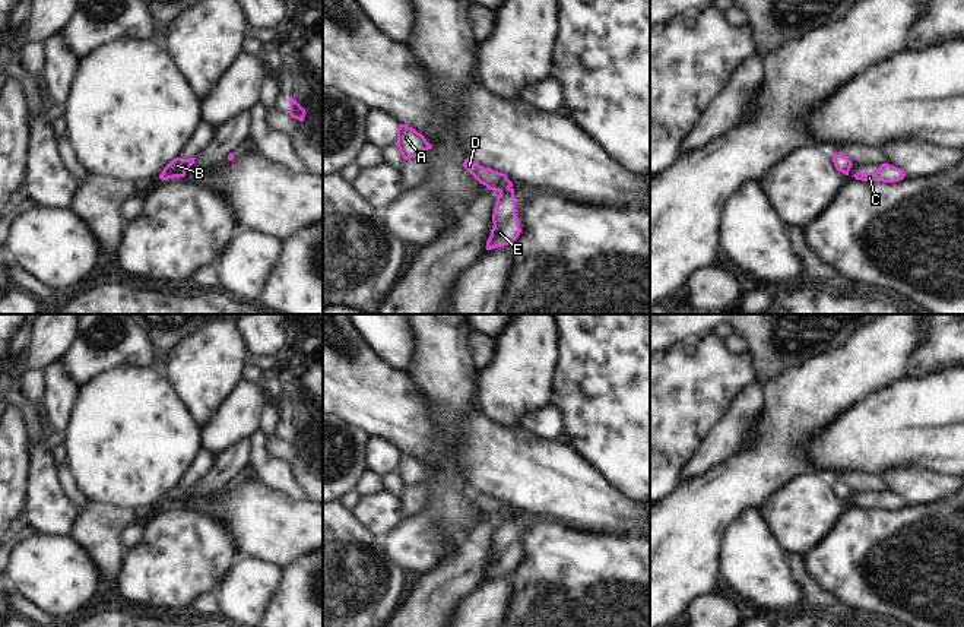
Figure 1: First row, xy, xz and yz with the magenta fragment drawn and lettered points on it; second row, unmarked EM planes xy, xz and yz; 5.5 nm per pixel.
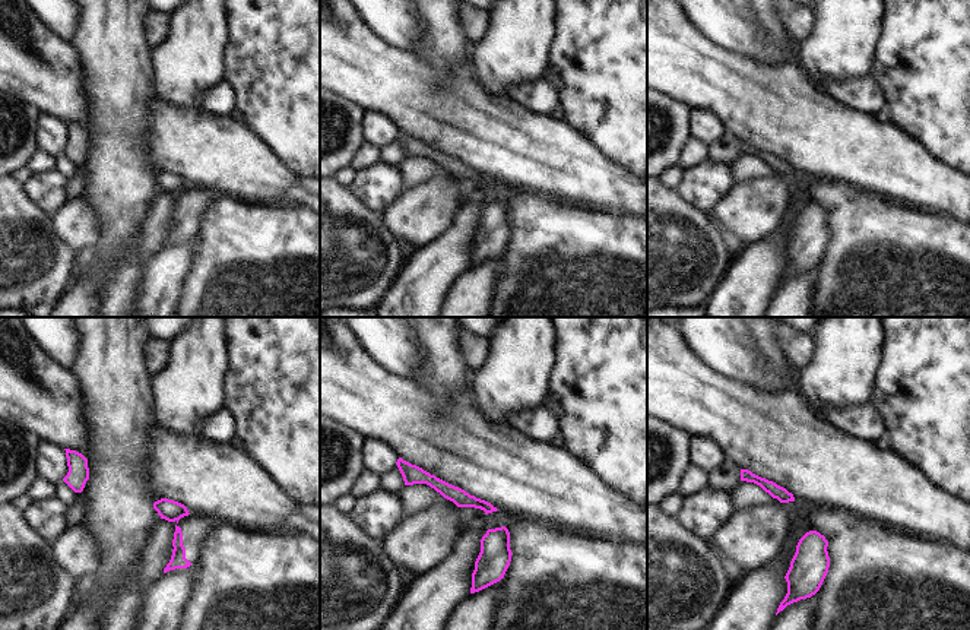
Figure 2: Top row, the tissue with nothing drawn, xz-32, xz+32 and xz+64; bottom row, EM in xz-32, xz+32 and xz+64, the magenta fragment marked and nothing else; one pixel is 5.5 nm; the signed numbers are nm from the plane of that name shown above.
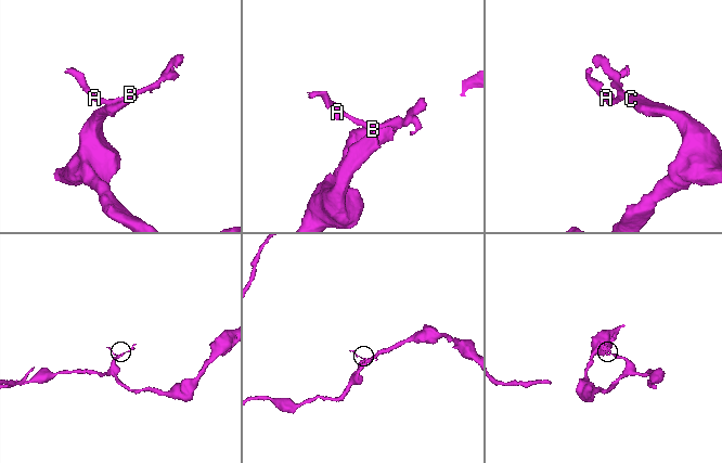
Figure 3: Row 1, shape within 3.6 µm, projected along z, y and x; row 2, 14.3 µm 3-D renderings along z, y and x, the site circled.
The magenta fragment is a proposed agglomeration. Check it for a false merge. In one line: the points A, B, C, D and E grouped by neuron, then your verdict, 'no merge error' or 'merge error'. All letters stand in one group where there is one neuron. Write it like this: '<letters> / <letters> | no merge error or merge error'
A B D / C E | merge error

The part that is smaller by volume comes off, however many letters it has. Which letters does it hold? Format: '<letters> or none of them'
A, B, D

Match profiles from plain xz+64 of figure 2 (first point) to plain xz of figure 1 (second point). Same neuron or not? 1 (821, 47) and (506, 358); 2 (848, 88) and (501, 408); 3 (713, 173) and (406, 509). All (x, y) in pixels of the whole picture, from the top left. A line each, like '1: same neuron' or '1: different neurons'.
1: same neuron
2: different neurons
3: different neurons

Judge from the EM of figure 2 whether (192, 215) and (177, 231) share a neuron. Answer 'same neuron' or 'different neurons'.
same neuron

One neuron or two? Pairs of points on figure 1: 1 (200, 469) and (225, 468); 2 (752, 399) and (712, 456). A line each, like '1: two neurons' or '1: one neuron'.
1: two neurons
2: one neuron

